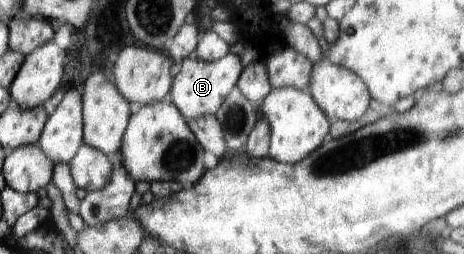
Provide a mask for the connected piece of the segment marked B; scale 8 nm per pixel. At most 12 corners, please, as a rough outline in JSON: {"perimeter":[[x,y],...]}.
{"perimeter":[[241,54],[182,61],[170,100],[187,120],[215,116],[244,71]]}

